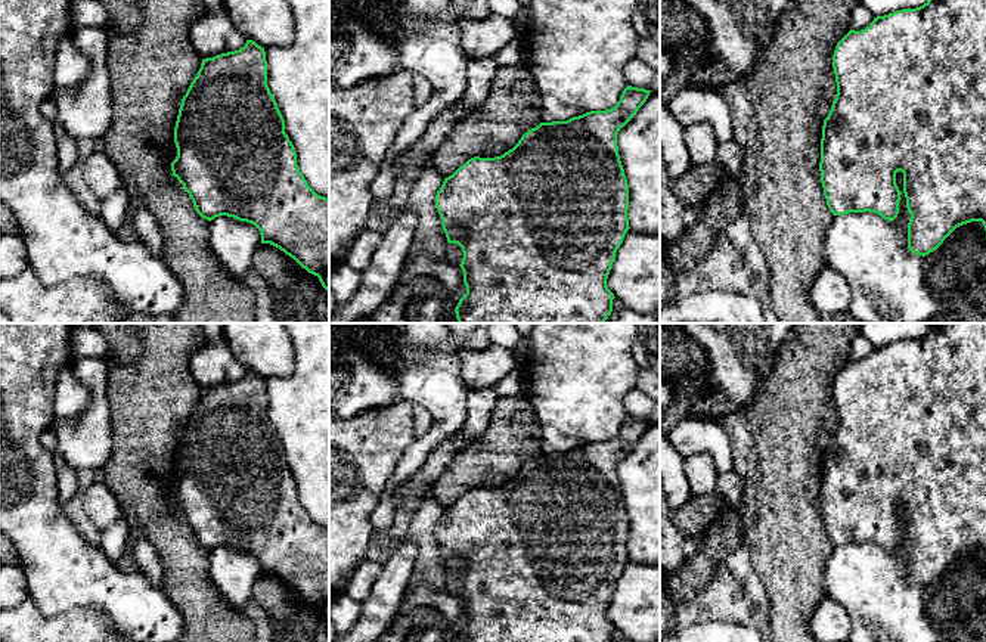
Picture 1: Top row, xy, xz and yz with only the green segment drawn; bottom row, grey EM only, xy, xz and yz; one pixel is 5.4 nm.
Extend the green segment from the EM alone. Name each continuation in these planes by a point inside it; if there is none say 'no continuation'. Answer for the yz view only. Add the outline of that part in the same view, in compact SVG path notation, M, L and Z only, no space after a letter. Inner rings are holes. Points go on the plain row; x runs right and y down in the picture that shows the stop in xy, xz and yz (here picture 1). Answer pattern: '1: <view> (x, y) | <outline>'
no continuation

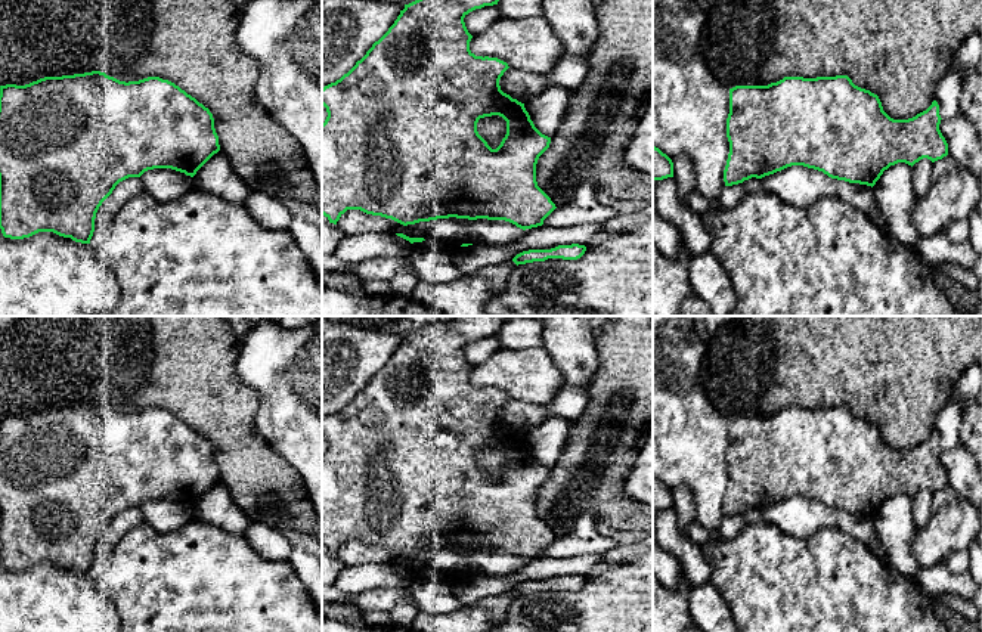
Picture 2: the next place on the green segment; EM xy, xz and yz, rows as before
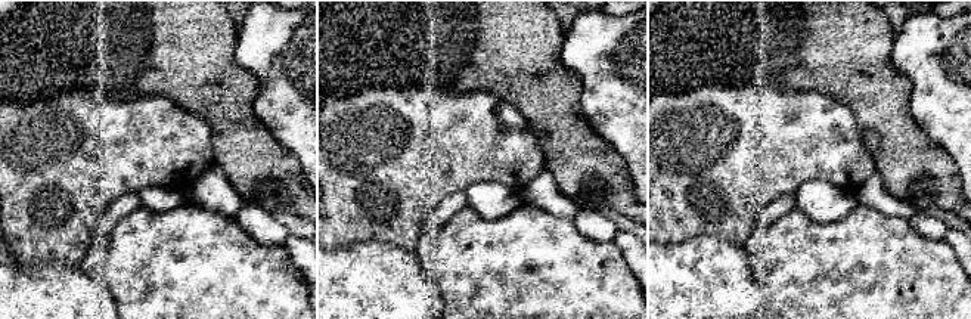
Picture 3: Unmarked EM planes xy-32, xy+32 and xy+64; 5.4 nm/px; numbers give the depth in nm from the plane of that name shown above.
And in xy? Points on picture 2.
no continuation

